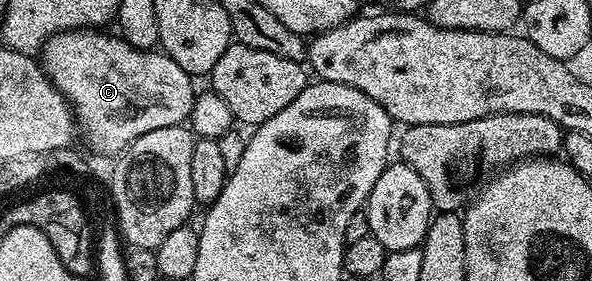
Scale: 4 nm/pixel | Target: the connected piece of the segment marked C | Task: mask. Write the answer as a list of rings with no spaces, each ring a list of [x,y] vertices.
[[[94,27],[92,29],[68,29],[68,31],[65,33],[56,33],[56,35],[49,38],[49,42],[46,43],[44,49],[41,50],[39,54],[39,64],[41,68],[44,69],[46,77],[49,78],[49,82],[53,84],[53,86],[58,89],[61,94],[63,94],[66,101],[69,102],[73,111],[73,116],[75,118],[76,128],[79,130],[80,136],[81,133],[83,136],[85,136],[86,143],[89,144],[90,147],[93,148],[97,153],[113,153],[112,155],[120,155],[125,152],[125,148],[128,147],[131,142],[133,142],[135,139],[139,139],[139,135],[147,135],[147,131],[159,131],[159,127],[171,127],[172,125],[179,125],[188,122],[189,112],[193,106],[193,99],[195,96],[195,88],[193,89],[194,78],[187,71],[183,71],[183,67],[179,67],[179,63],[175,63],[175,59],[171,59],[169,56],[167,56],[167,54],[164,53],[164,51],[154,51],[153,49],[140,49],[139,47],[131,47],[131,43],[127,43],[124,37],[120,35],[114,35],[114,37],[112,37],[111,34],[105,32],[109,31],[102,31],[100,28]]]

